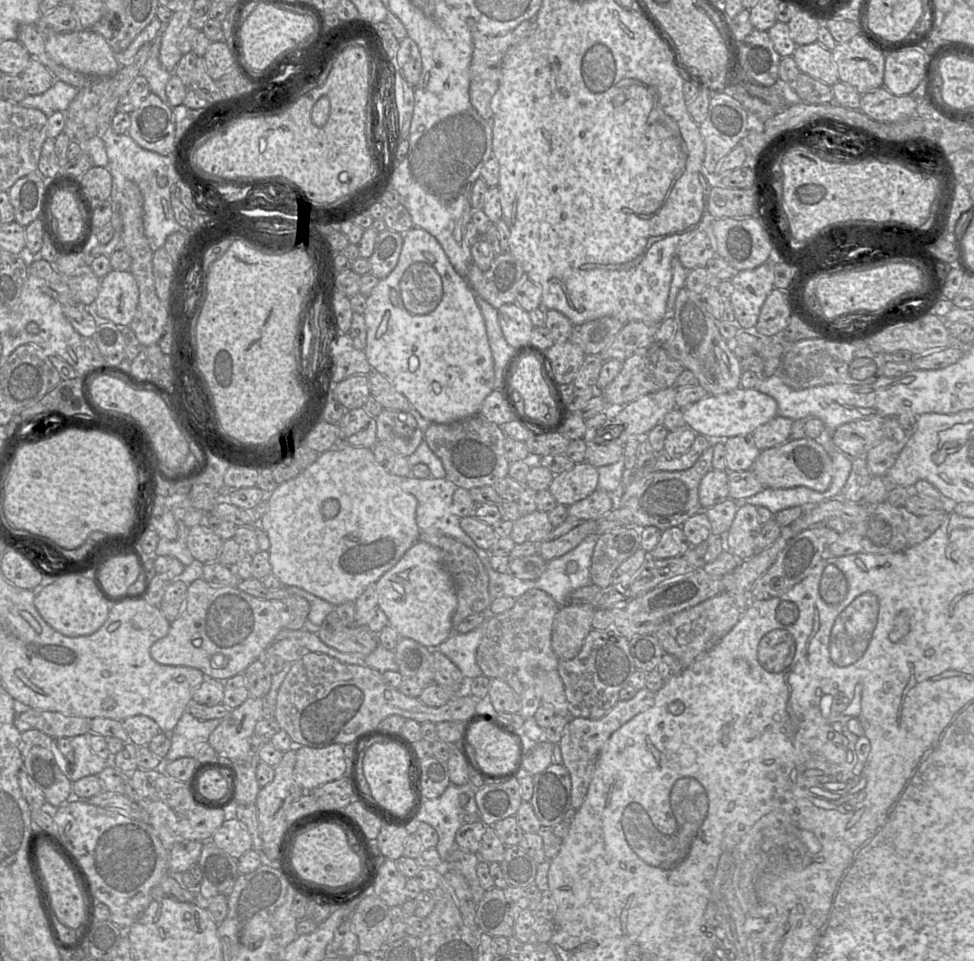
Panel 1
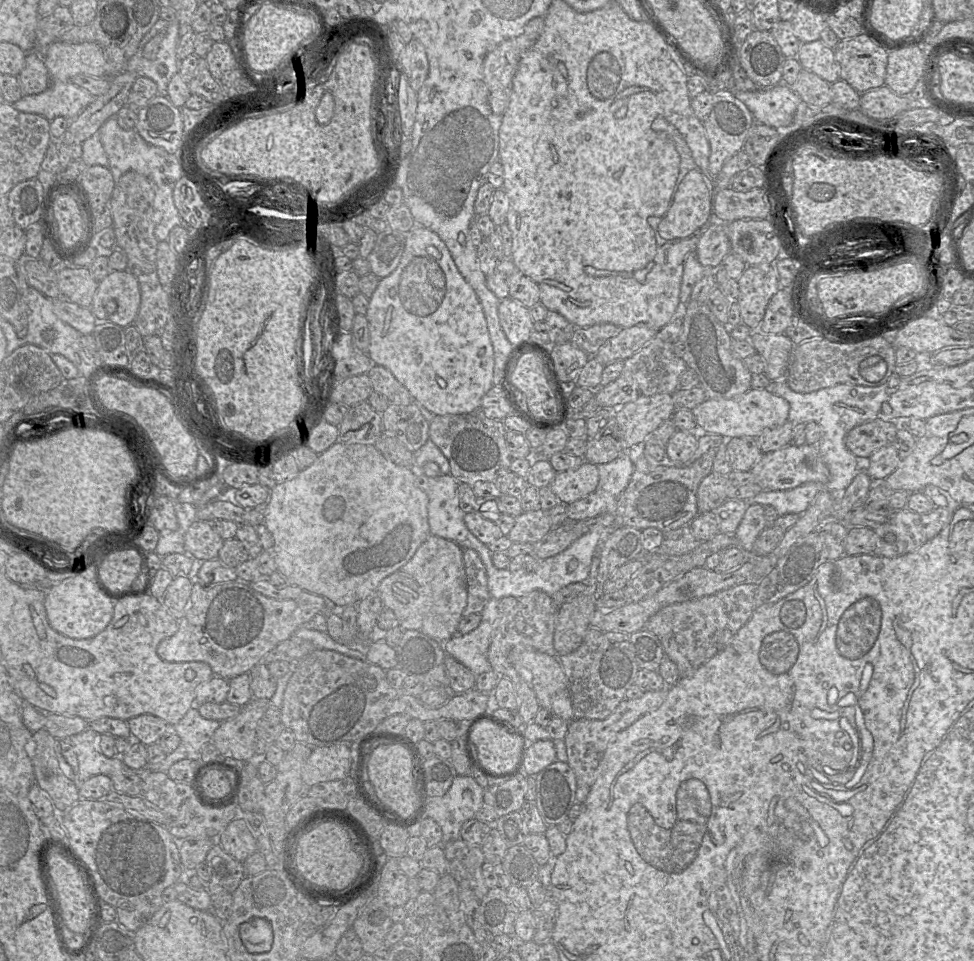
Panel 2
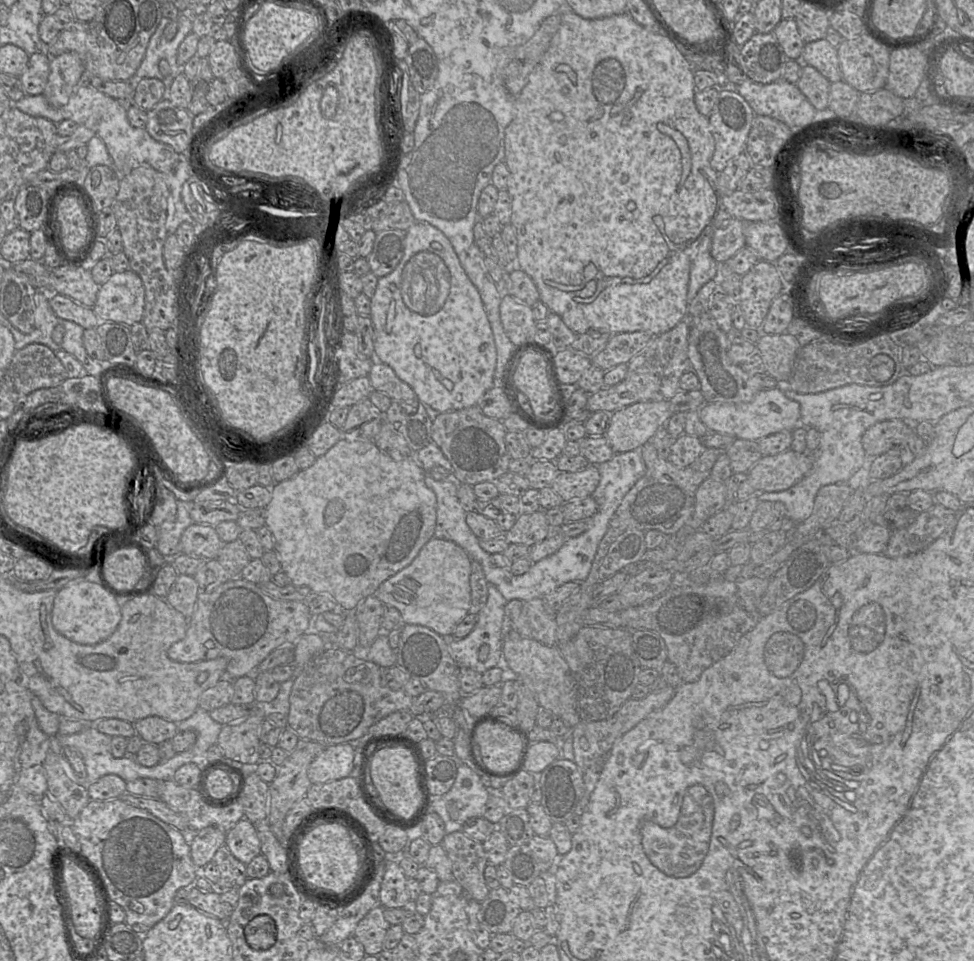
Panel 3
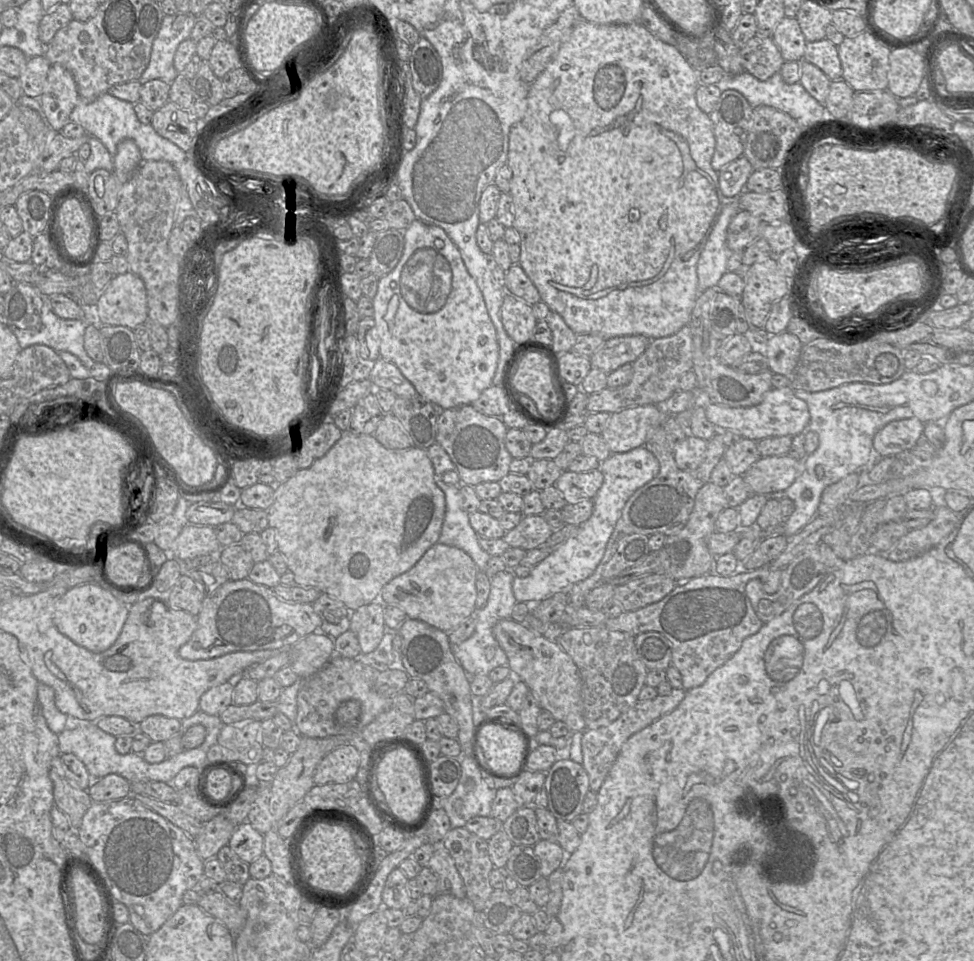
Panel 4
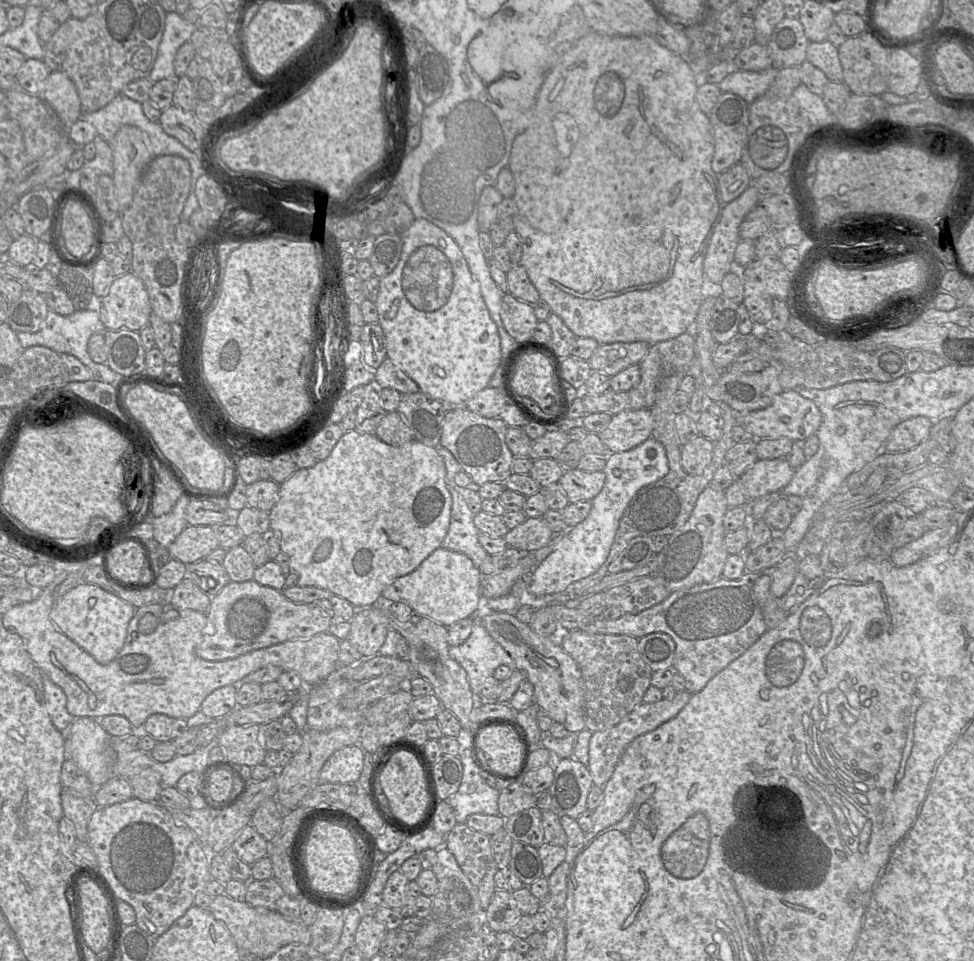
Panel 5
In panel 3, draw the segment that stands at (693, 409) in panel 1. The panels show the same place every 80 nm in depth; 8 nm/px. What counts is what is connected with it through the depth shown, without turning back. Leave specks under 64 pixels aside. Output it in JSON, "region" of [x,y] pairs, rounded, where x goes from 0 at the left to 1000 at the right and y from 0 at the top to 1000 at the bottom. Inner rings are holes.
{"region":[[[804,401],[781,406],[771,417],[763,419],[724,419],[718,426],[719,435],[729,450],[751,453],[755,456],[779,459],[803,448],[814,448],[820,441],[822,426],[820,418],[811,415],[804,407]]]}

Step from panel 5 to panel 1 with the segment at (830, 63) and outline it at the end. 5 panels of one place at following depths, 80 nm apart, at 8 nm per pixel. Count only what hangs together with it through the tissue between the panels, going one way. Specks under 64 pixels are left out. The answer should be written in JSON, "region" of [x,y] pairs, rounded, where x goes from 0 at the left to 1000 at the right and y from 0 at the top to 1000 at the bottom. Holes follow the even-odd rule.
{"region":[[[842,45],[818,48],[813,59],[821,76],[853,91],[861,84],[854,55]]]}

